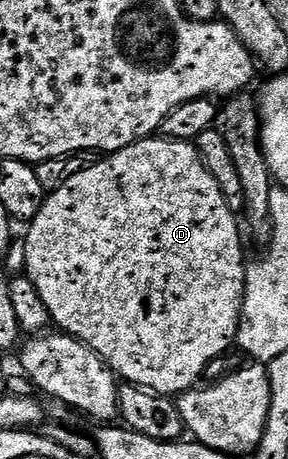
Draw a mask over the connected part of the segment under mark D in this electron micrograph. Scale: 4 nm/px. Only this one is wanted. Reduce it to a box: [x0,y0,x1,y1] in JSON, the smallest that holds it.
[24,136,246,396]

